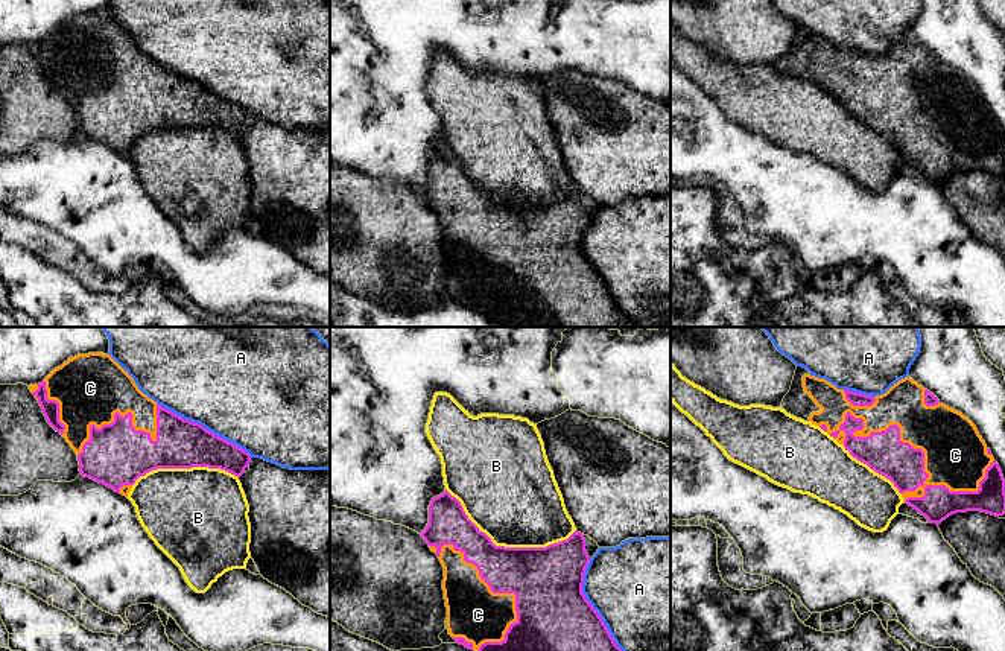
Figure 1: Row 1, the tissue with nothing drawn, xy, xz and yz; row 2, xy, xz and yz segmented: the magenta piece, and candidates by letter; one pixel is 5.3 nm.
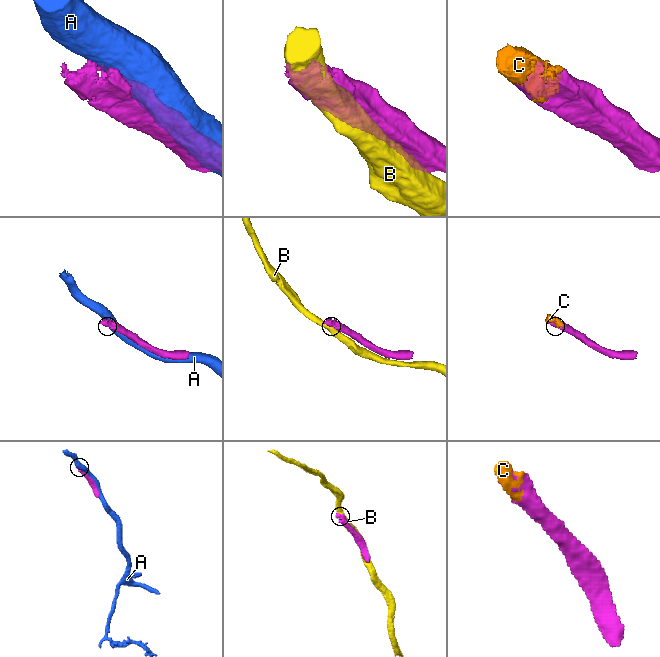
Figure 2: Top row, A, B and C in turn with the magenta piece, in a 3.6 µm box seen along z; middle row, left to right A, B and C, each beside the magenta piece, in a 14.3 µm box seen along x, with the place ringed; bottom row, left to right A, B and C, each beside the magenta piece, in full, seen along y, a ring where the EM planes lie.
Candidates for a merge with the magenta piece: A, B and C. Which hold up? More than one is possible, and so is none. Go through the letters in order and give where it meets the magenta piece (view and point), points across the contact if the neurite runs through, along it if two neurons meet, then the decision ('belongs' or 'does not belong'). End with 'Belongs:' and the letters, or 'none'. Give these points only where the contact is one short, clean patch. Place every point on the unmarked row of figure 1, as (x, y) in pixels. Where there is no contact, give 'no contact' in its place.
A: meets magenta in xz at (598, 273); does not belong
B: meets magenta in xz at (508, 207); does not belong
C: meets magenta in yz at (909, 104); belongs
Belongs: C

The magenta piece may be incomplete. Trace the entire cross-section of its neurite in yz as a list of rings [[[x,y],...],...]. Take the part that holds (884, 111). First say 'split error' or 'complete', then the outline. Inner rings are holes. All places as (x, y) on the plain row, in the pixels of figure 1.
split error | [[[797,26],[781,68],[820,85],[853,117],[889,138],[905,163],[929,183],[940,184],[949,175],[967,170],[996,176],[1005,173],[1005,138],[976,85],[911,37],[899,40],[885,53],[874,56],[838,49],[826,38]]]

